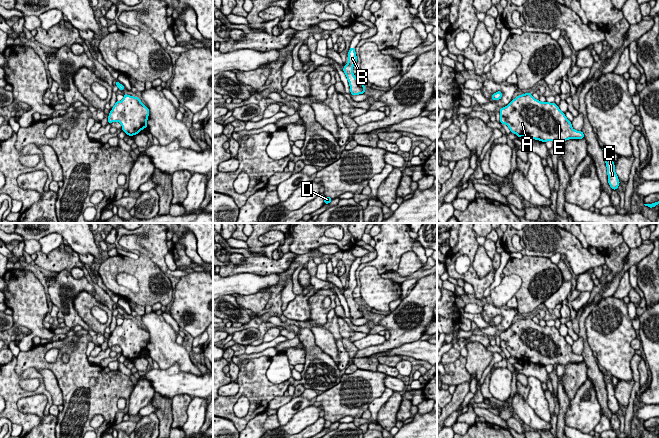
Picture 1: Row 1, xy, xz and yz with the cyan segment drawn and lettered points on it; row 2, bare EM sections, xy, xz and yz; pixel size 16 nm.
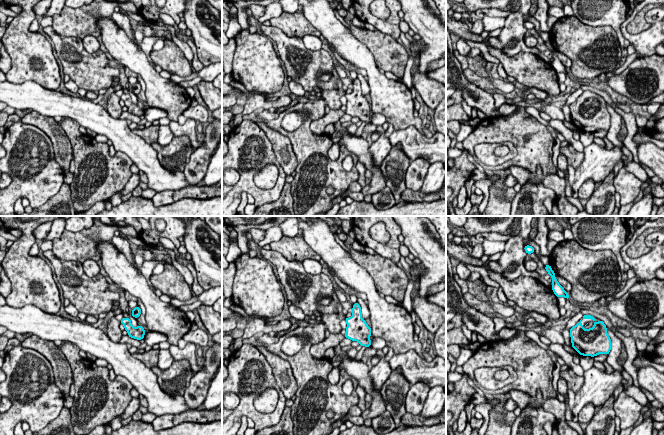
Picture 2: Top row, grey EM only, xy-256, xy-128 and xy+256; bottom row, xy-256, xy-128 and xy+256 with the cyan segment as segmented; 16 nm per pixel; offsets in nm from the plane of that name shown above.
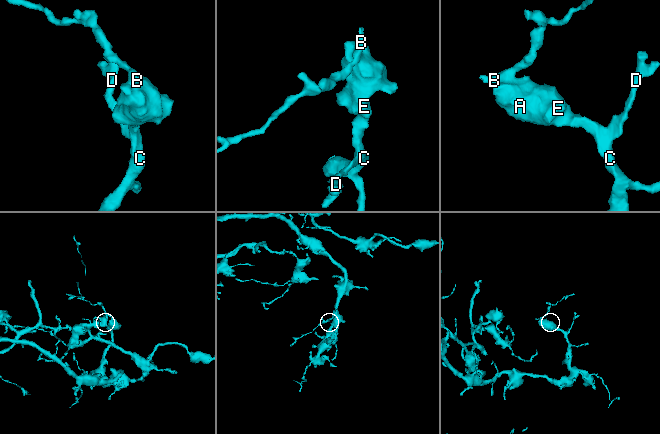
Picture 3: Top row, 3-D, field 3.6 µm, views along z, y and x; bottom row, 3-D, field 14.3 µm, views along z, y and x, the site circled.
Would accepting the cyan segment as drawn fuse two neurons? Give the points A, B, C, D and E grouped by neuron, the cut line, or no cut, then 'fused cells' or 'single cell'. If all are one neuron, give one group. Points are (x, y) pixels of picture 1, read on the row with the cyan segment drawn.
A B C D E | no cut | single cell

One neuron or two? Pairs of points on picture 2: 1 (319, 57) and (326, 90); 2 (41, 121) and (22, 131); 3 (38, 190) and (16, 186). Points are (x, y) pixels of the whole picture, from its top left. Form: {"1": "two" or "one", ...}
{"1": "two", "2": "two", "3": "one"}

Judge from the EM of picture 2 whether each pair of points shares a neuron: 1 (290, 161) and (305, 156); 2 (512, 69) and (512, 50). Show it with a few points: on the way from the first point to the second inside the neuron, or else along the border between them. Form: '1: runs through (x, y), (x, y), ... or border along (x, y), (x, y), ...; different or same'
1: border along (288, 137), (296, 158), (295, 170); different
2: border along (500, 49), (508, 56), (521, 51), (535, 55); different

